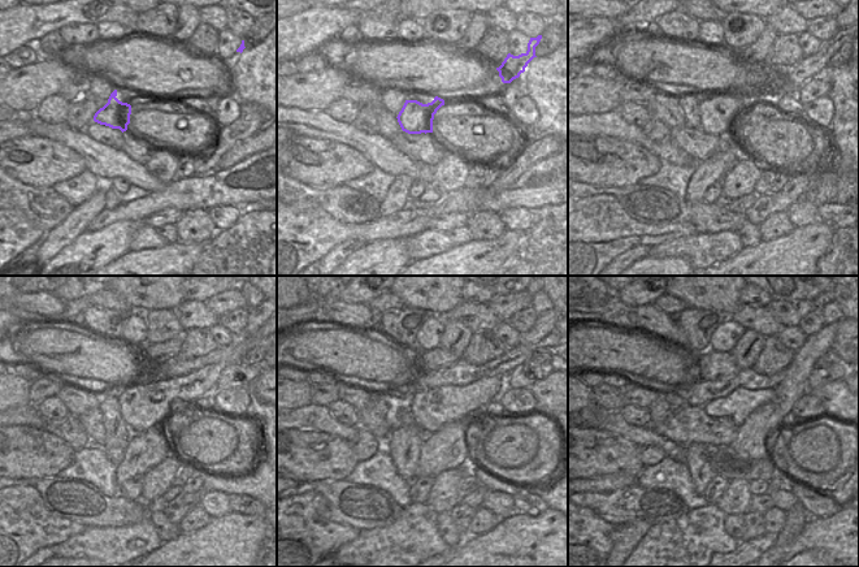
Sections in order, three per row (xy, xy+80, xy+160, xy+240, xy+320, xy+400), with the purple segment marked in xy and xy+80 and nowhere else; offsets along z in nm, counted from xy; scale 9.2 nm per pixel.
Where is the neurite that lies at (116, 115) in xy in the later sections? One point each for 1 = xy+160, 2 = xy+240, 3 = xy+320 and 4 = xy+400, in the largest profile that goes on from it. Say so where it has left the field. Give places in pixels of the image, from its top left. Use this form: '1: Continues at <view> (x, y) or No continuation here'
1: Continues at xy+160 (720, 115)
2: Continues at xy+240 (143, 407)
3: Continues at xy+320 (433, 408)
4: Continues at xy+400 (740, 403)

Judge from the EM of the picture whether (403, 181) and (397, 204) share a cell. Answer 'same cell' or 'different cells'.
same cell

